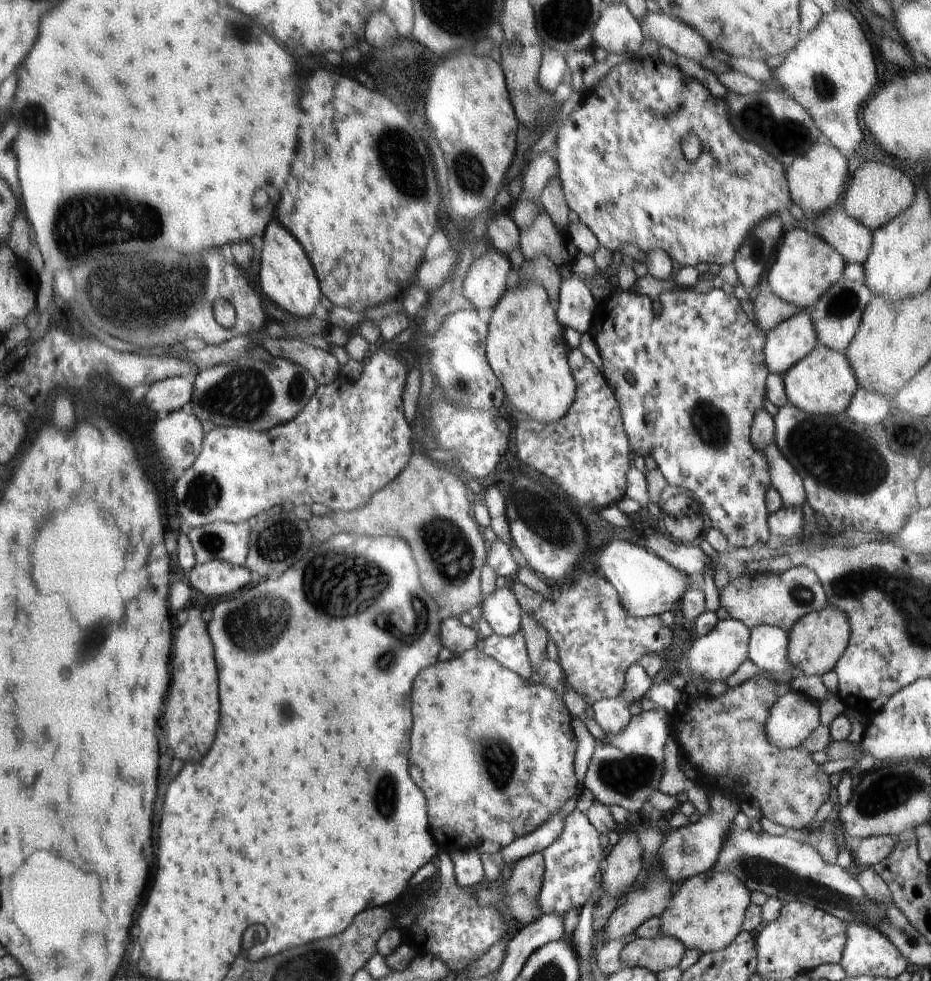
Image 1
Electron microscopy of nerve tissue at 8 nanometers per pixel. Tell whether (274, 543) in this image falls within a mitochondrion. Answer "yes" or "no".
yes

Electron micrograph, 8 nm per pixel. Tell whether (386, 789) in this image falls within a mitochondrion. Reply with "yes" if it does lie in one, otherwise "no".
yes

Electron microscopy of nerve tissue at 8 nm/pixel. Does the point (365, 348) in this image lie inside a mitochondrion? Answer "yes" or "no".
no

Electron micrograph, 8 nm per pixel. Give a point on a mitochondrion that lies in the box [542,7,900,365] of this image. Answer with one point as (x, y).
(791, 132)

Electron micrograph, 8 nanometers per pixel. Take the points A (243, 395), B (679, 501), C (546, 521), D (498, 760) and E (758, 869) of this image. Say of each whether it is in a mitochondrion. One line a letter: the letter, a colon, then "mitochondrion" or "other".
A: mitochondrion
B: mitochondrion
C: mitochondrion
D: mitochondrion
E: mitochondrion

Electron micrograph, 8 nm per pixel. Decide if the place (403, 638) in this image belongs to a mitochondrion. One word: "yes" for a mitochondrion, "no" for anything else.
yes

